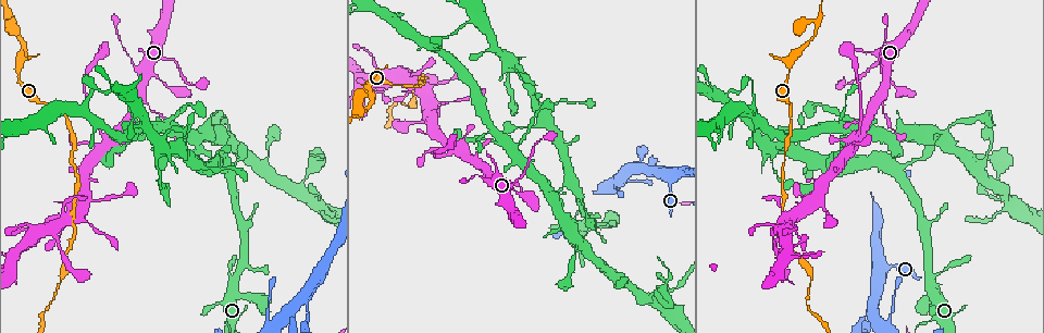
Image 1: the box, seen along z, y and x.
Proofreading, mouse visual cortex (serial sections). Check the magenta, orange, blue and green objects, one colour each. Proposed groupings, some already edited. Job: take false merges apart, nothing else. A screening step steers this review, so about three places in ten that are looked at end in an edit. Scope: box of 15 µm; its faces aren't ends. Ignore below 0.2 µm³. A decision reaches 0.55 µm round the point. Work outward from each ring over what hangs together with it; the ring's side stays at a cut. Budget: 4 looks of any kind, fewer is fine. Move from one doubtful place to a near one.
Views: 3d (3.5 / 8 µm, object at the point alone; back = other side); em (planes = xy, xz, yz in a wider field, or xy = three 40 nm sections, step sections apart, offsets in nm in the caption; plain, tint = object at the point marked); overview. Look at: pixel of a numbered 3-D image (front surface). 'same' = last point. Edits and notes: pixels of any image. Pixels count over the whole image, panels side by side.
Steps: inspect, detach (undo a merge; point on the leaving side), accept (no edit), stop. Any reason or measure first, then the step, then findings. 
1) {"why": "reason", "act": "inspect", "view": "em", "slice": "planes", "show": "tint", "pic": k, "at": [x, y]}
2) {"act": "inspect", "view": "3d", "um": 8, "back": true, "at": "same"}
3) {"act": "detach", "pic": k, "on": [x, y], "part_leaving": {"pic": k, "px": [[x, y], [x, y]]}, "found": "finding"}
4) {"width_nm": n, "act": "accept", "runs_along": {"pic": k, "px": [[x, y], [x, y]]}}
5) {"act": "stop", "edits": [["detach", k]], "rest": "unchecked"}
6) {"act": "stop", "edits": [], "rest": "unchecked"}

{"why": "thin arm on a thick one", "act": "inspect", "view": "3d", "um": 3.5, "pic": 1, "at": [857, 135]}

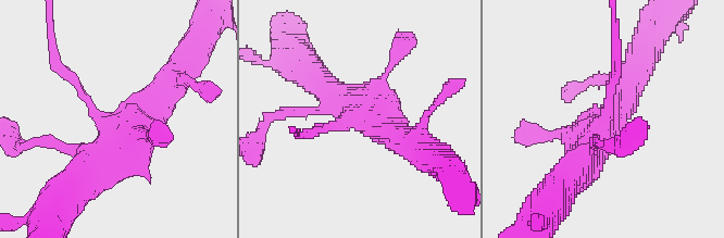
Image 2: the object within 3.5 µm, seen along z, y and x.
{"why": "need the tissue", "act": "inspect", "view": "em", "slice": "xy", "step": 2, "show": "tint", "pic": 2, "at": [134, 125]}

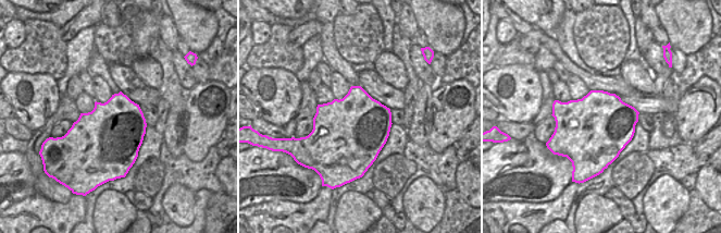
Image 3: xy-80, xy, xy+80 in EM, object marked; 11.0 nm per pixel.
{"act": "inspect", "view": "em", "slice": "xy", "step": 5, "show": "tint", "at": "same"}

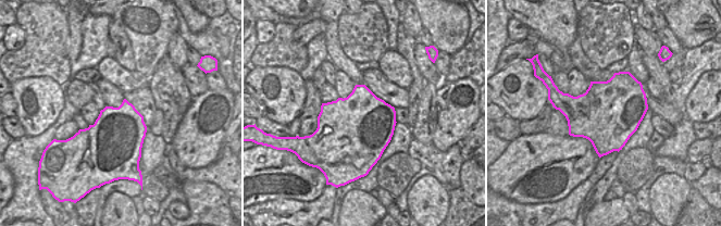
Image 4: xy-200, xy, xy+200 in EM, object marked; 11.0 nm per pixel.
{"width_nm": 800, "act": "accept", "runs_along": {"pic": 2, "px": [[179, 71], [90, 167]]}, "found": "continuous, no second cell"}

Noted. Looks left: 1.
{"why": "abrupt turn", "act": "inspect", "view": "3d", "um": 3.5, "pic": 1, "at": [361, 113]}

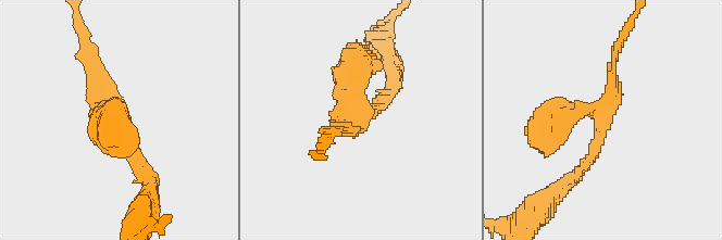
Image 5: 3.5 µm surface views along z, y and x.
{"act": "accept", "runs_along": {"pic": 5, "px": [[148, 172], [111, 133]]}, "found": "one cell here"}

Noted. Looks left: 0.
{"act": "stop", "edits": [], "rest": "unchecked"}

